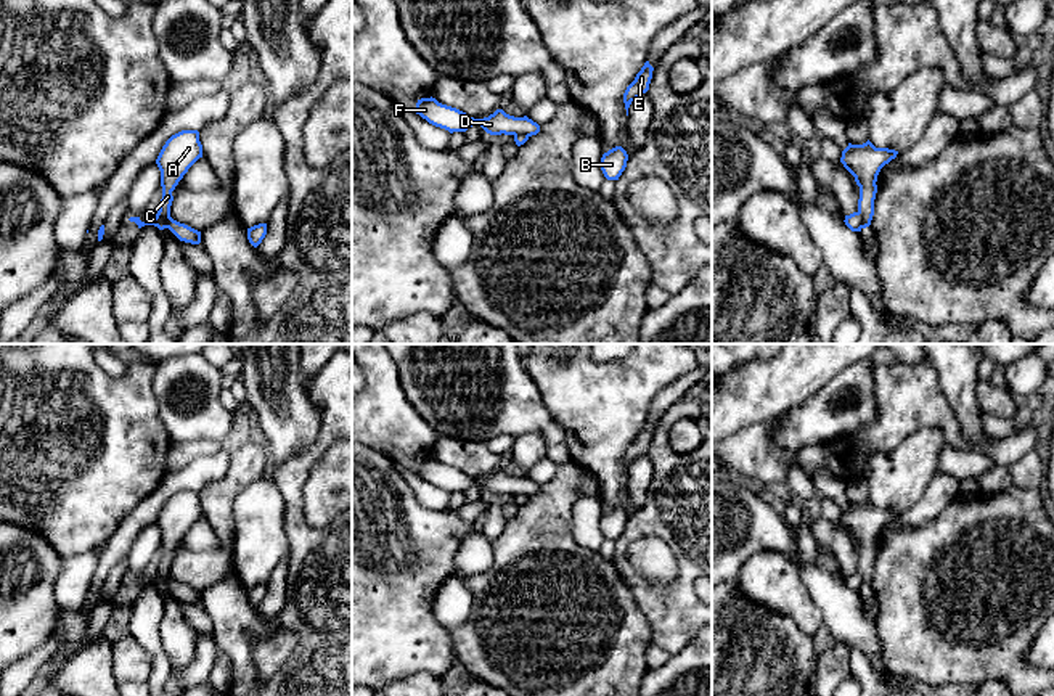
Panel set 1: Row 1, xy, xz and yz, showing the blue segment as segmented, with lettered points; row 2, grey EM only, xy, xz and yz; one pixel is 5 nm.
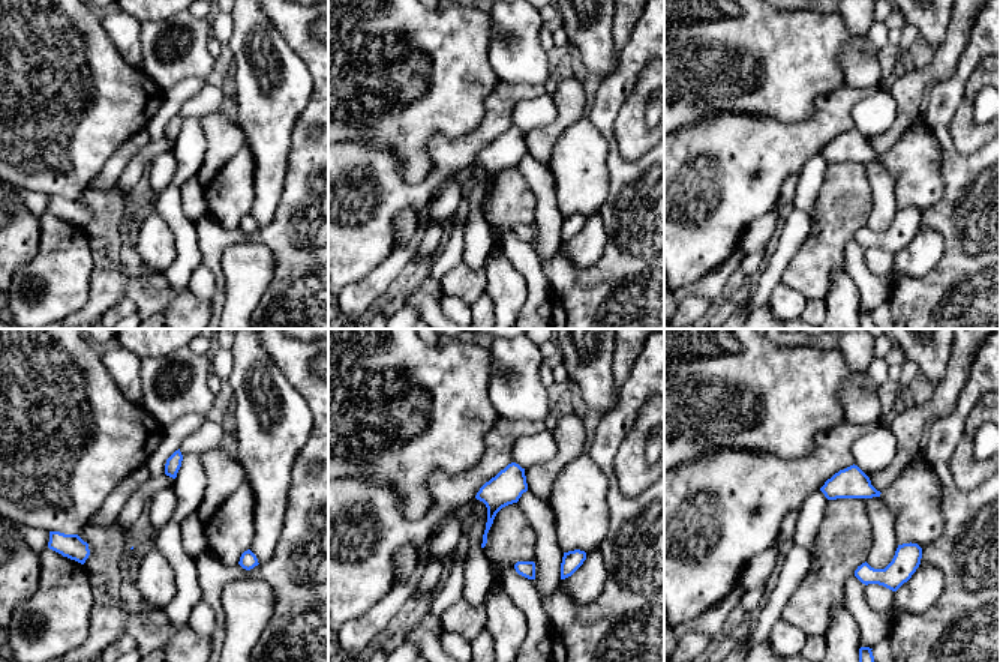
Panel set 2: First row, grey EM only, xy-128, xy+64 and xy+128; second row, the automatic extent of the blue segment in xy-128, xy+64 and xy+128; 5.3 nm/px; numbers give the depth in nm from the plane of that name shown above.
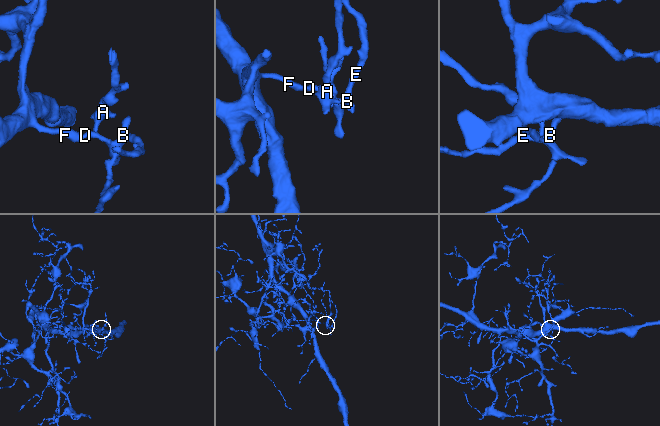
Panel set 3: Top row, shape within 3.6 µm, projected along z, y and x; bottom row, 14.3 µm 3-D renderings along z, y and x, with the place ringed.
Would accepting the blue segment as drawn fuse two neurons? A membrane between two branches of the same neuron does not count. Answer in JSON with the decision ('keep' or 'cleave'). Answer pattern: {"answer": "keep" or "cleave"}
{"answer": "cleave"}

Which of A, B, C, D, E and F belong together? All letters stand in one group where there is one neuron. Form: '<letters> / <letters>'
A C / B D E F

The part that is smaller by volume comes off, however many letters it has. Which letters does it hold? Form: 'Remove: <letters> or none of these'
Remove: A, C

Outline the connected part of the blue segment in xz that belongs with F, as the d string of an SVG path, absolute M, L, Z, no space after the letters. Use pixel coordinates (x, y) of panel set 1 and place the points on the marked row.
M432 96L418 100L416 114L419 114L429 124L445 129L450 133L466 132L474 124L479 124L490 135L505 133L516 137L519 133L525 133L527 137L532 137L540 132L540 125L527 116L514 117L506 114L503 109L496 109L488 117L474 119L456 108L439 103Z

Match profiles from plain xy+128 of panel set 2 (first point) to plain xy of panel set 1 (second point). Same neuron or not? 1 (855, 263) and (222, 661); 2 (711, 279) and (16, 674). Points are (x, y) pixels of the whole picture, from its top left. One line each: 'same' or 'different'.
1: same
2: same

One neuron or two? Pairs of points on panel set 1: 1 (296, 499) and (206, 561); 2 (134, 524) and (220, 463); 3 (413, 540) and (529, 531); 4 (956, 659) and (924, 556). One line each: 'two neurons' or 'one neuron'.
1: two neurons
2: one neuron
3: two neurons
4: one neuron

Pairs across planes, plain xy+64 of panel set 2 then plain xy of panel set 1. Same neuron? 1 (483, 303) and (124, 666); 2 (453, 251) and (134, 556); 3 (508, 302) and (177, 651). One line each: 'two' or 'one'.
1: two
2: one
3: one

